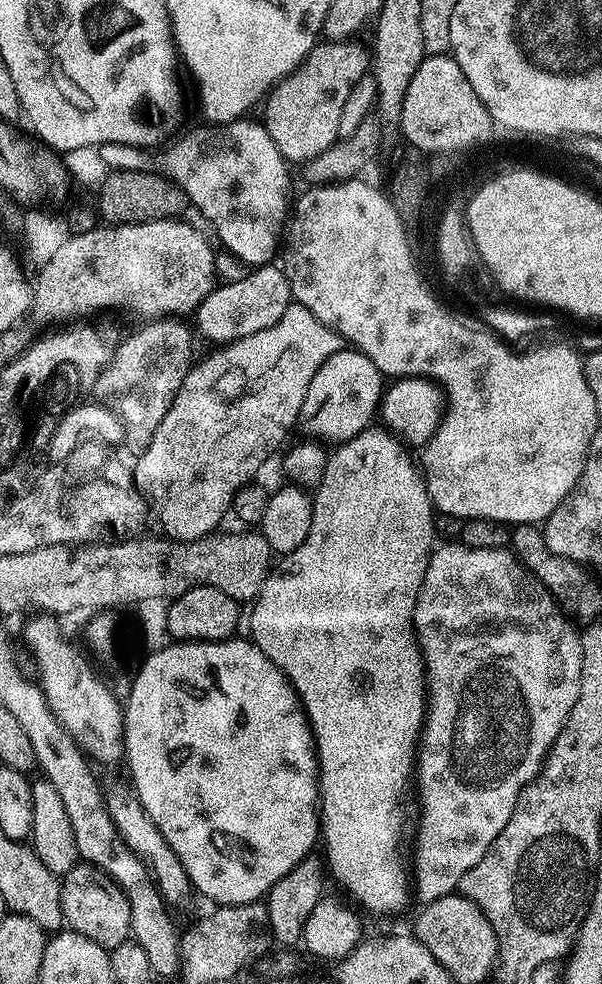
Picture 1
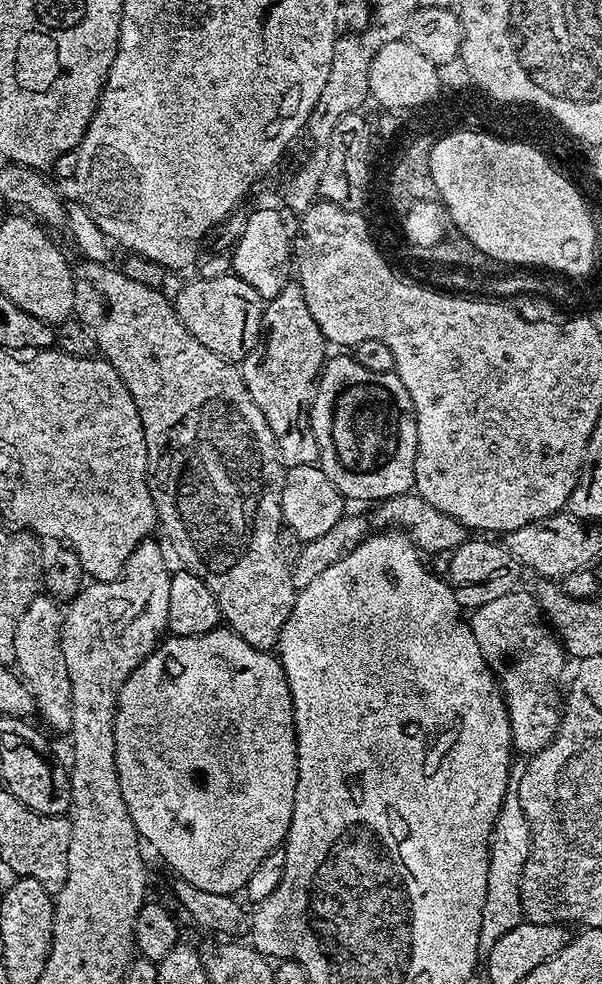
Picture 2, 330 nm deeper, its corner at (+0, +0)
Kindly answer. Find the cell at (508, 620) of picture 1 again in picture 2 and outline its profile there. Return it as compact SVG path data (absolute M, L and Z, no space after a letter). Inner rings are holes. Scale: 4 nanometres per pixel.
M513 590L486 602L486 606L475 609L470 616L470 627L488 667L498 677L504 693L504 705L508 708L508 717L512 727L512 746L517 753L535 754L542 751L556 736L556 727L562 715L562 692L556 683L560 680L560 671L564 668L566 653L557 637L550 631L549 625L542 619L540 605L531 591Z

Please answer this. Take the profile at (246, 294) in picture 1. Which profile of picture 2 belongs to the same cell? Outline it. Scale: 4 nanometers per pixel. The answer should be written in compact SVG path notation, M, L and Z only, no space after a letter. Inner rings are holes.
M233 274L218 278L195 278L174 296L178 318L206 346L224 360L243 362L260 341L260 319L264 304L258 290Z

